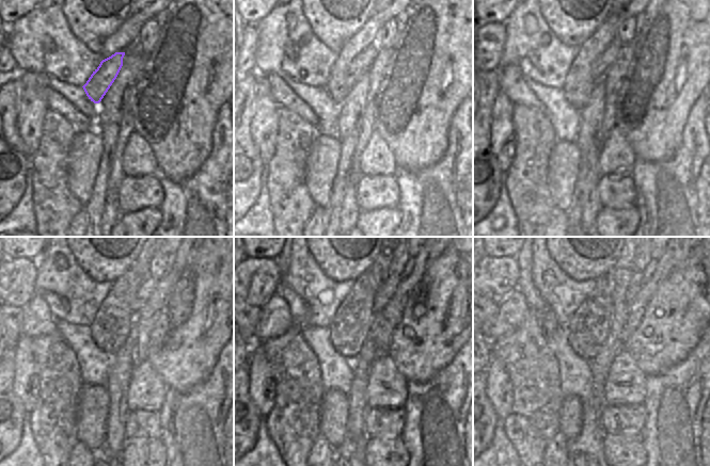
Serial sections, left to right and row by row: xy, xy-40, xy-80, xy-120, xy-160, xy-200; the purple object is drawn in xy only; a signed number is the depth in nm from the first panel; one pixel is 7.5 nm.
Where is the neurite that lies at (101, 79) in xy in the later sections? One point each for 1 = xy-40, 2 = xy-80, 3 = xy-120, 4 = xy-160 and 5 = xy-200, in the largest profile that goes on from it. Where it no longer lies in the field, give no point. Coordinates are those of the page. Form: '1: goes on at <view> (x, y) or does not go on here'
1: goes on at xy-40 (362, 63)
2: goes on at xy-80 (602, 63)
3: goes on at xy-120 (145, 290)
4: goes on at xy-160 (385, 291)
5: goes on at xy-200 (634, 286)

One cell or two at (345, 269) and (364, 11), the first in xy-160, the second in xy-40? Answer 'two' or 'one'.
one

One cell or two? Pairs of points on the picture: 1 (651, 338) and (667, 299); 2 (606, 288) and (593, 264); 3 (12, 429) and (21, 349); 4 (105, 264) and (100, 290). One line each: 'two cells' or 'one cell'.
1: one cell
2: two cells
3: two cells
4: two cells

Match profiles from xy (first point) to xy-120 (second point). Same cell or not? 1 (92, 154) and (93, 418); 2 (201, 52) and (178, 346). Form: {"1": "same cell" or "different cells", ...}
{"1": "same cell", "2": "same cell"}

